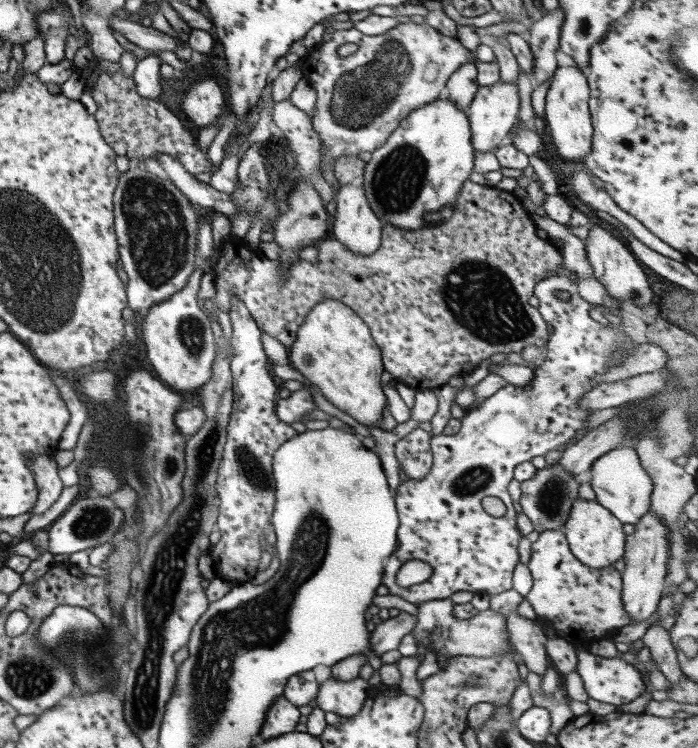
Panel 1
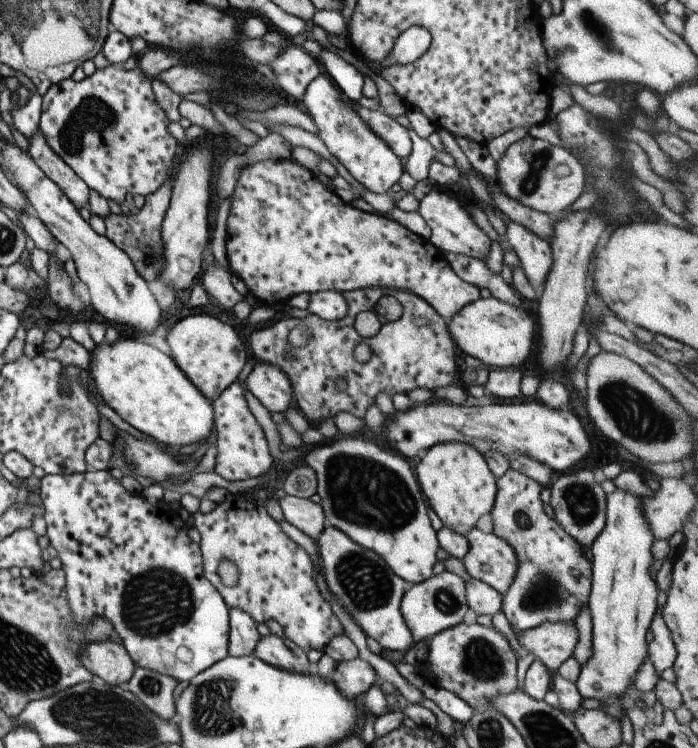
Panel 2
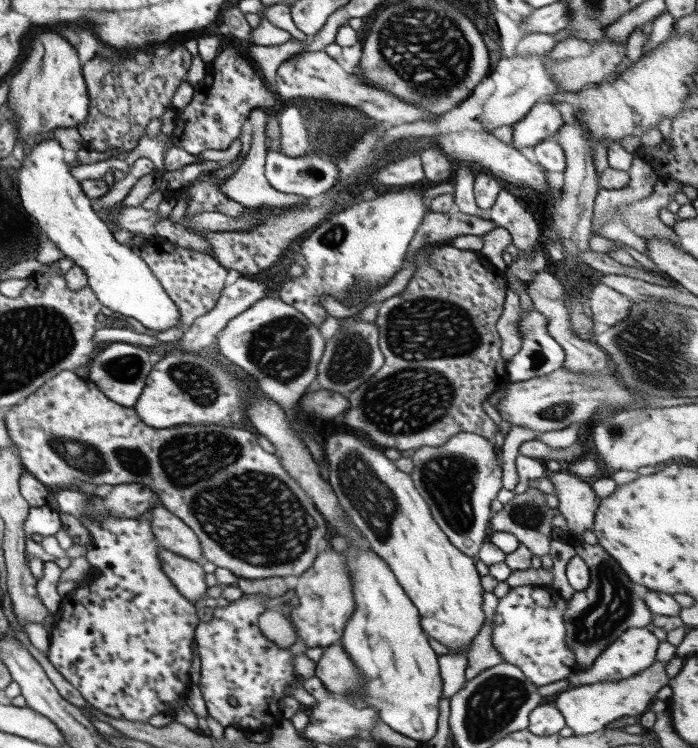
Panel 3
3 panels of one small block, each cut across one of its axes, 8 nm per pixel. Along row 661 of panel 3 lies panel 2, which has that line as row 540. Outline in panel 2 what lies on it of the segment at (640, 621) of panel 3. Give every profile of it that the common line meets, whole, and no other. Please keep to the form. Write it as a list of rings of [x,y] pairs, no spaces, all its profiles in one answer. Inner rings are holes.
[[[580,470],[573,474],[557,475],[551,484],[549,507],[560,528],[577,542],[577,545],[590,549],[595,538],[603,531],[606,522],[606,496],[599,484],[593,480],[590,470]]]

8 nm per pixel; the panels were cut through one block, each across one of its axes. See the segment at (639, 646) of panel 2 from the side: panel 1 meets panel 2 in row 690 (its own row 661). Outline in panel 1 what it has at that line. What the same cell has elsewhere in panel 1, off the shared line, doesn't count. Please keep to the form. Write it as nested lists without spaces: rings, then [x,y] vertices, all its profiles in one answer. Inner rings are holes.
[[[576,650],[576,658],[575,673],[581,678],[588,698],[619,707],[620,704],[635,700],[645,690],[642,674],[619,658],[601,658],[590,654],[588,650]]]

